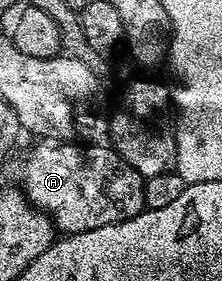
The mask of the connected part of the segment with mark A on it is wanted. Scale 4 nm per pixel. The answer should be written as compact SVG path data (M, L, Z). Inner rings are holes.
M36 141L32 148L24 155L24 160L20 163L20 180L18 186L23 191L25 197L40 211L44 212L52 220L52 226L57 232L64 235L73 235L74 233L86 233L90 229L102 229L102 225L114 225L127 219L132 219L145 210L144 206L144 176L134 170L128 162L121 157L111 146L105 145L85 145L80 141Z

